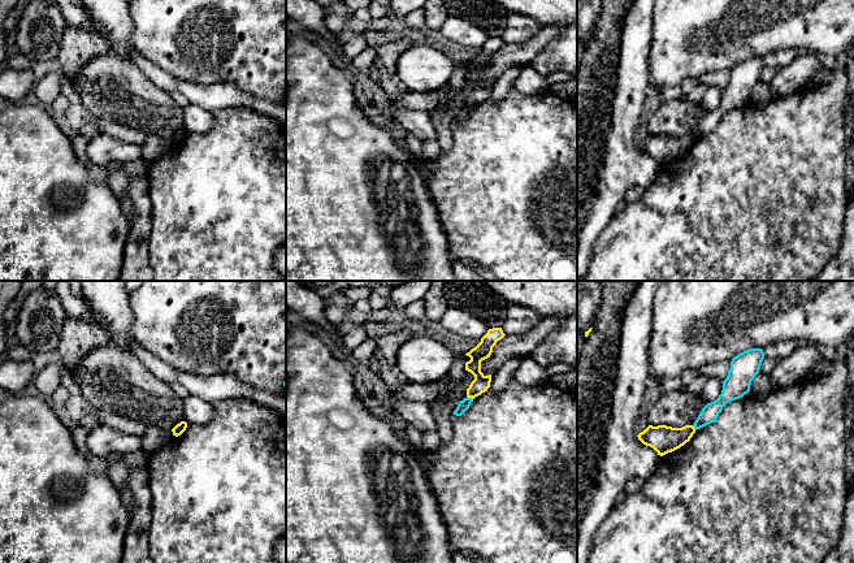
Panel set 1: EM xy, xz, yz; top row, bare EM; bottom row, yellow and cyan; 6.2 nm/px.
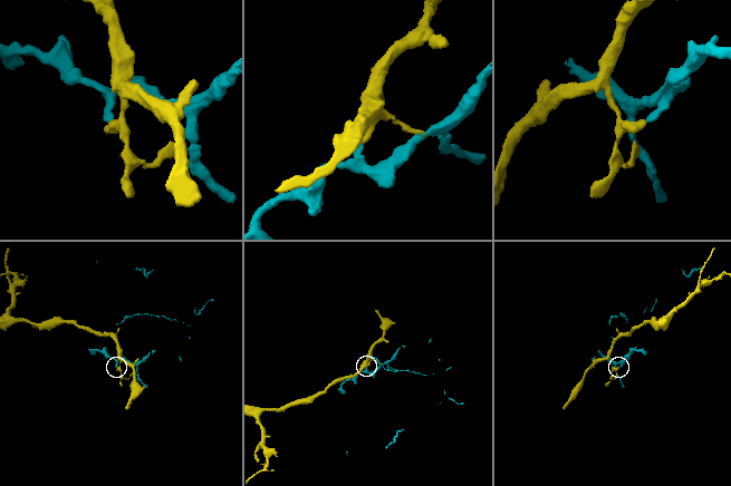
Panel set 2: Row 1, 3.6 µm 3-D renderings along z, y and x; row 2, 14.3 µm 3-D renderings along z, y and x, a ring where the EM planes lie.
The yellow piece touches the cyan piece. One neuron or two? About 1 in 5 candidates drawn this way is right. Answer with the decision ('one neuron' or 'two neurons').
two neurons

